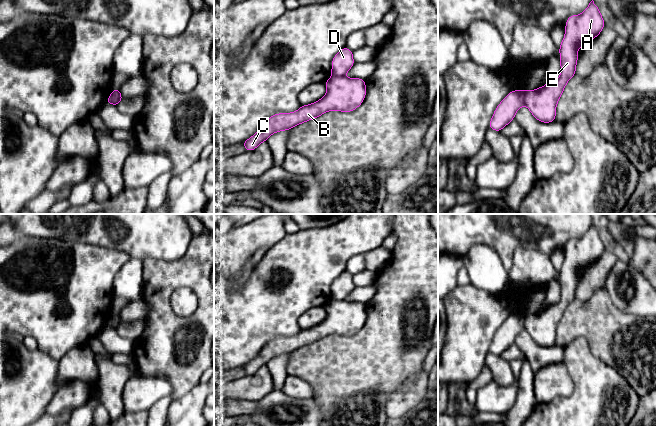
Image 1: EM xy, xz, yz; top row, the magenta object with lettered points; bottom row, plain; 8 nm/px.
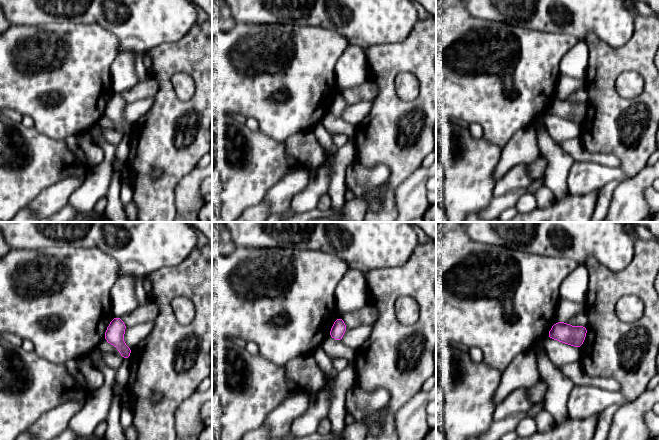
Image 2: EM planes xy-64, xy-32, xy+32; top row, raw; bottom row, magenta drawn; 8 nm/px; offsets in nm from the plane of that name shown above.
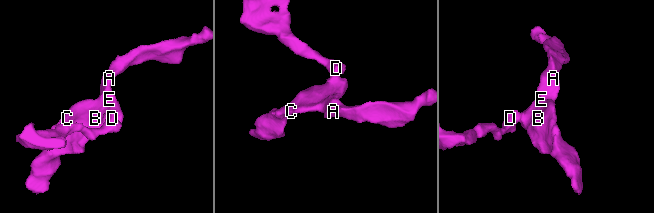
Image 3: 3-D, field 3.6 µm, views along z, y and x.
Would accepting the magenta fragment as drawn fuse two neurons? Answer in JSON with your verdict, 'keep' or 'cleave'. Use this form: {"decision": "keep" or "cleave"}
{"decision": "cleave"}

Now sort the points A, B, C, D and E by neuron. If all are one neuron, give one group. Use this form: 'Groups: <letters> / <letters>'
Groups: A B C E / D

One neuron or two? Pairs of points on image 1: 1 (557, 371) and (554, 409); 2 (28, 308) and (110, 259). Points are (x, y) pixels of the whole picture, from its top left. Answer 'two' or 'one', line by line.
1: two
2: one

